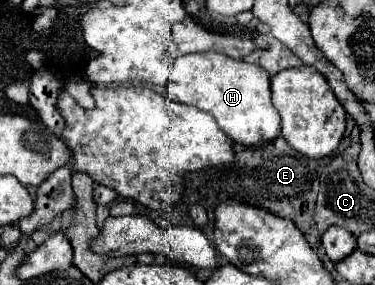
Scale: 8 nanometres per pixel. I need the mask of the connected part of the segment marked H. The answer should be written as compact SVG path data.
M214 51L190 53L186 57L178 57L172 65L166 89L176 101L212 113L222 131L236 143L254 147L280 135L280 115L270 97L270 75L258 65Z

